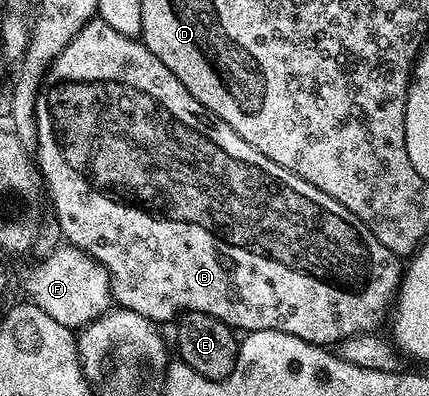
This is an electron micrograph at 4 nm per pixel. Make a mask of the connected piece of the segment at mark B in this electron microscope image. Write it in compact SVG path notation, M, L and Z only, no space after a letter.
M100 18L90 20L64 46L64 50L46 69L46 74L42 77L41 87L38 90L38 101L35 104L35 120L38 127L36 167L41 179L44 181L45 191L48 193L49 207L50 204L54 207L53 219L58 224L61 235L67 245L74 245L79 250L86 252L92 259L106 268L107 273L110 275L110 292L113 296L113 303L119 309L135 311L136 314L143 315L144 318L155 322L163 322L162 320L170 319L173 321L175 318L182 316L183 313L203 311L204 314L210 314L234 330L242 328L241 331L243 333L255 332L256 330L280 330L284 334L292 334L296 338L304 338L304 342L309 344L321 344L323 346L337 346L343 340L348 339L349 336L373 333L375 330L380 329L378 327L381 326L382 319L384 319L383 324L387 319L388 313L391 311L398 295L398 286L401 284L404 275L404 268L400 263L399 257L395 256L392 250L388 250L388 246L384 246L384 242L380 242L380 238L376 238L376 234L372 234L370 227L364 222L360 222L360 218L356 218L356 214L352 214L352 210L348 210L340 202L336 202L336 198L328 198L328 194L324 194L324 190L312 186L312 182L304 182L304 178L284 170L284 166L276 166L276 162L272 162L272 158L264 158L264 154L260 154L260 150L248 146L248 142L244 142L244 138L240 138L240 134L236 134L236 130L232 130L232 126L228 126L219 116L214 116L204 105L196 102L196 98L192 98L192 94L188 94L188 90L184 90L184 86L176 78L176 74L172 74L172 70L168 70L168 66L164 66L164 62L160 62L160 58L156 58L156 54L148 51L141 39L120 34L120 30L112 30L112 26L108 26L108 22L104 22Z

